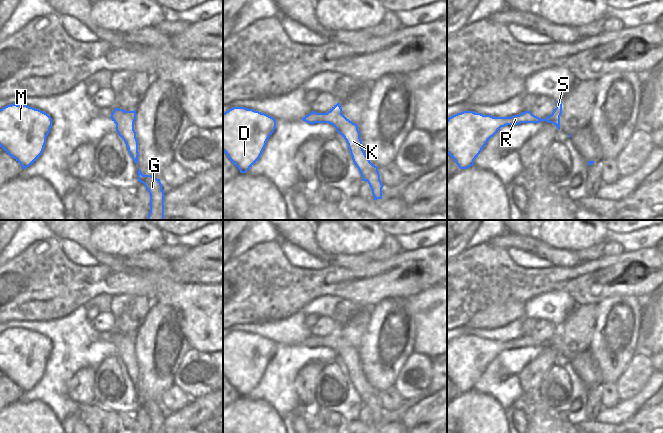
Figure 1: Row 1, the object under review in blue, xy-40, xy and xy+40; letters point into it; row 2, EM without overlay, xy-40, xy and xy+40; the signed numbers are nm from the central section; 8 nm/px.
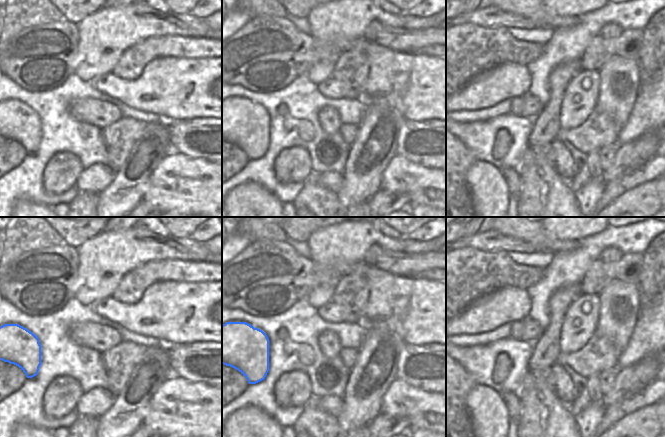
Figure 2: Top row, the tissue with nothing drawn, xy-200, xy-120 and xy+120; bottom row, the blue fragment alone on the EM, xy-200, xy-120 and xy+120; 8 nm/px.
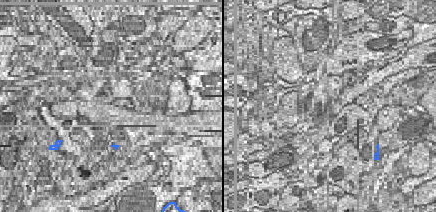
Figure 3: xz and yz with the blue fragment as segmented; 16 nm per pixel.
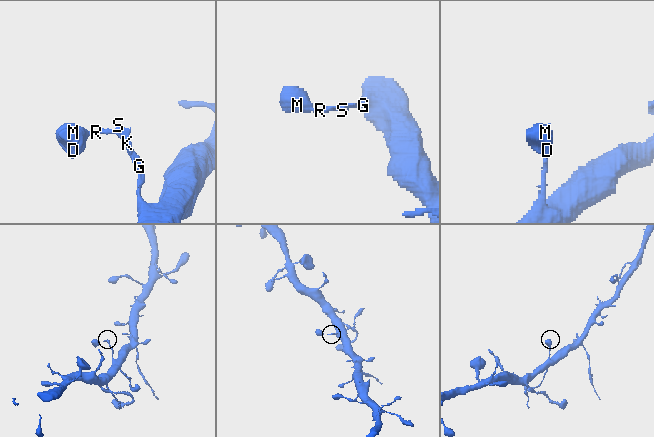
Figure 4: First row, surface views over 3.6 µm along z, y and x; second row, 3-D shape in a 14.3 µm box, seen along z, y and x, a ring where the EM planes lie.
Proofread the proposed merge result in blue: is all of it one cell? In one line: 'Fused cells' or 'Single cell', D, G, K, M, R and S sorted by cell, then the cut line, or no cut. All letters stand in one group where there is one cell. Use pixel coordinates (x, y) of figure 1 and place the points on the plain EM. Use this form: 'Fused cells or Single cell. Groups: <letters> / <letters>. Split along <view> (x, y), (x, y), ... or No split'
Single cell. Groups: D G K M R S. No split.

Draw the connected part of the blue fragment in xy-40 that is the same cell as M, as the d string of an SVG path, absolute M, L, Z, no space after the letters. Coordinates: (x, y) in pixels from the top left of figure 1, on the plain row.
M15 327L0 333L0 371L25 393L42 378L52 342L45 336Z

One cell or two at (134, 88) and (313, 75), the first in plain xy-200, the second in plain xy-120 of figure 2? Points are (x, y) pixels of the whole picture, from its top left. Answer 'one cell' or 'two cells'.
two cells

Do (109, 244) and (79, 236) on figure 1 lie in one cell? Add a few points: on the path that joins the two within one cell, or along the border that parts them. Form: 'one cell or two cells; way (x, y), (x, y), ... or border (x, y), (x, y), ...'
two cells; border (91, 230), (90, 241), (101, 252), (108, 254)

